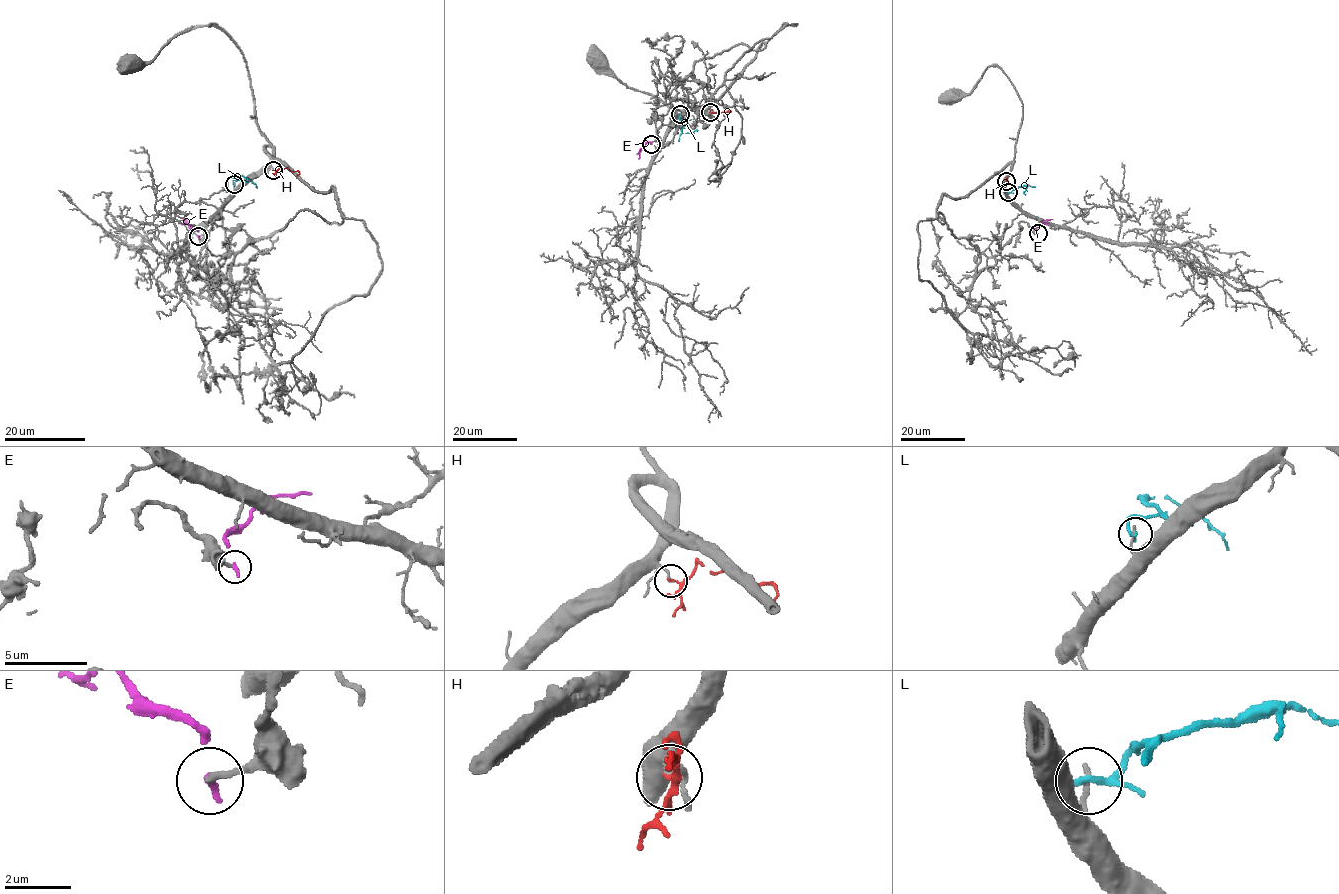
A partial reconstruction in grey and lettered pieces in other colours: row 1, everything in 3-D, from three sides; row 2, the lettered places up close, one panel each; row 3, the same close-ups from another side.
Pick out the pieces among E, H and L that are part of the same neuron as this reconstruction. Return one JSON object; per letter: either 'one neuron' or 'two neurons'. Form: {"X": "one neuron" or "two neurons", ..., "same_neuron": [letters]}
{"E": "two neurons", "H": "one neuron", "L": "two neurons", "same_neuron": ["H"]}

